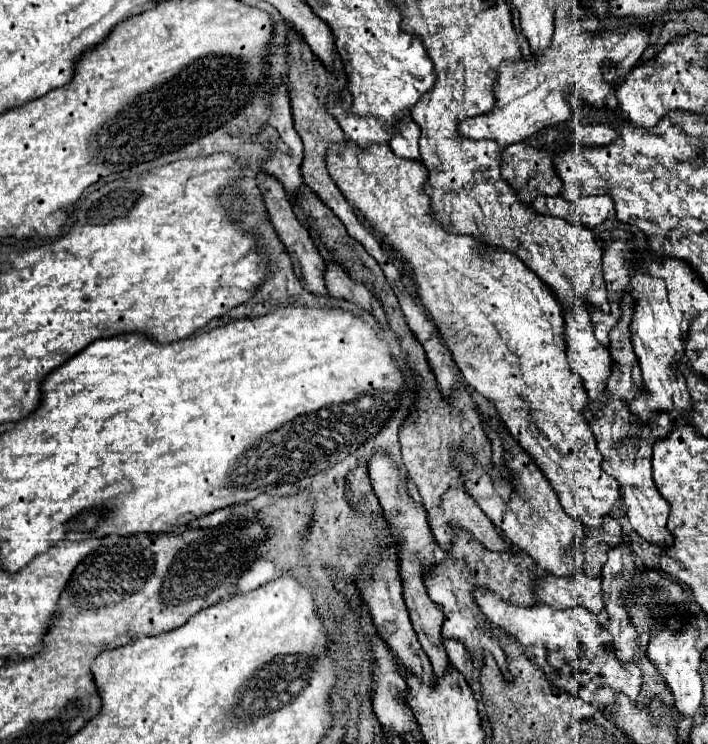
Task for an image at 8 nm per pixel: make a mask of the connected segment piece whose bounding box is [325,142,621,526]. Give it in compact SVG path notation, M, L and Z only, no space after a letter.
M355 142L331 146L325 160L333 182L339 186L347 202L363 214L375 236L379 240L383 238L389 248L395 248L411 266L415 292L419 296L417 300L427 308L435 326L443 334L445 346L453 354L465 382L497 406L499 418L523 450L535 458L537 466L559 494L565 510L583 526L601 526L603 516L621 500L619 484L601 468L601 452L597 450L589 422L583 416L589 398L581 376L569 366L563 308L551 294L549 286L513 254L505 250L485 250L477 238L449 234L433 222L429 198L421 190L427 174L423 162L397 158L389 146L369 146L369 150L361 150Z

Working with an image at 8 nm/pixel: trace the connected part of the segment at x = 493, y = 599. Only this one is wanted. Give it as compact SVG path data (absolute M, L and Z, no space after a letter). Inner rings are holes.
M477 586L473 596L485 618L513 634L525 648L529 660L545 672L553 686L567 690L589 704L597 704L599 708L613 704L613 694L617 692L637 698L641 688L641 670L637 662L621 662L603 646L603 642L609 642L611 636L605 634L593 612L583 606L555 610L541 602L533 606L517 606L491 590L481 590L481 586Z

